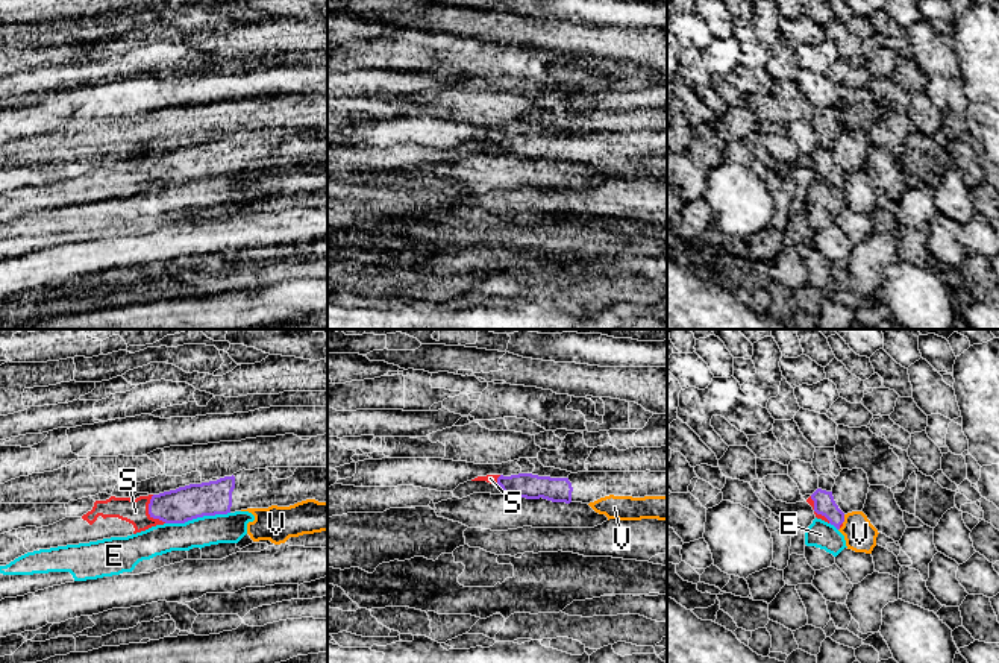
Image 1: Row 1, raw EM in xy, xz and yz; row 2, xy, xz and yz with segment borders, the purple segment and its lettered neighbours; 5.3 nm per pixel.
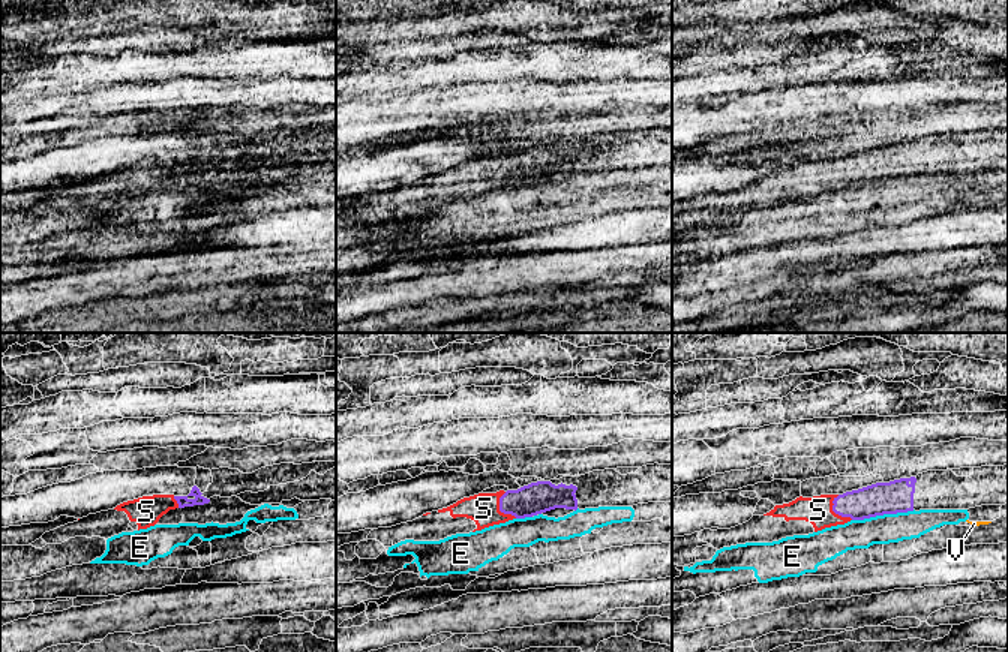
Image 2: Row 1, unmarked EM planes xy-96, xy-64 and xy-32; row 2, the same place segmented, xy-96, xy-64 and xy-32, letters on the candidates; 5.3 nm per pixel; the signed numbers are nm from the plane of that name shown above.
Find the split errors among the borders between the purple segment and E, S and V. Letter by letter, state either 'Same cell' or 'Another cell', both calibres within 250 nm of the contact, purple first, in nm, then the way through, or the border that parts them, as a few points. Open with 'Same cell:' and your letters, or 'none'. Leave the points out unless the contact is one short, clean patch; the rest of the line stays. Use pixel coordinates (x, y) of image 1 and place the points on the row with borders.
Same cell: S
E: Another cell. Thickness 180 nm (purple) against 160 nm. Boundary: xy (229, 512), (165, 524)
S: Same cell. Thickness 180 nm (purple) against 140 nm. Path across: xy (193, 501), (149, 513), (135, 512)
V: Another cell. Thickness 110 nm (purple) against 170 nm. Boundary: yz (845, 515), (842, 522)

